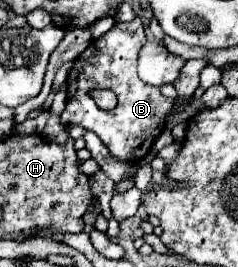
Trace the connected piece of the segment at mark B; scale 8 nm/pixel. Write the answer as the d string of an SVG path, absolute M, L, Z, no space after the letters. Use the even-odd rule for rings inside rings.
M139 17L131 23L117 21L105 35L95 39L75 59L69 71L67 107L61 113L61 121L71 121L73 125L91 129L117 161L127 163L137 163L151 151L155 139L165 129L165 115L173 105L173 101L163 97L157 87L143 83L137 75L137 57L145 41L145 27ZM95 89L111 89L117 95L117 107L111 111L99 109L89 95L89 91Z

